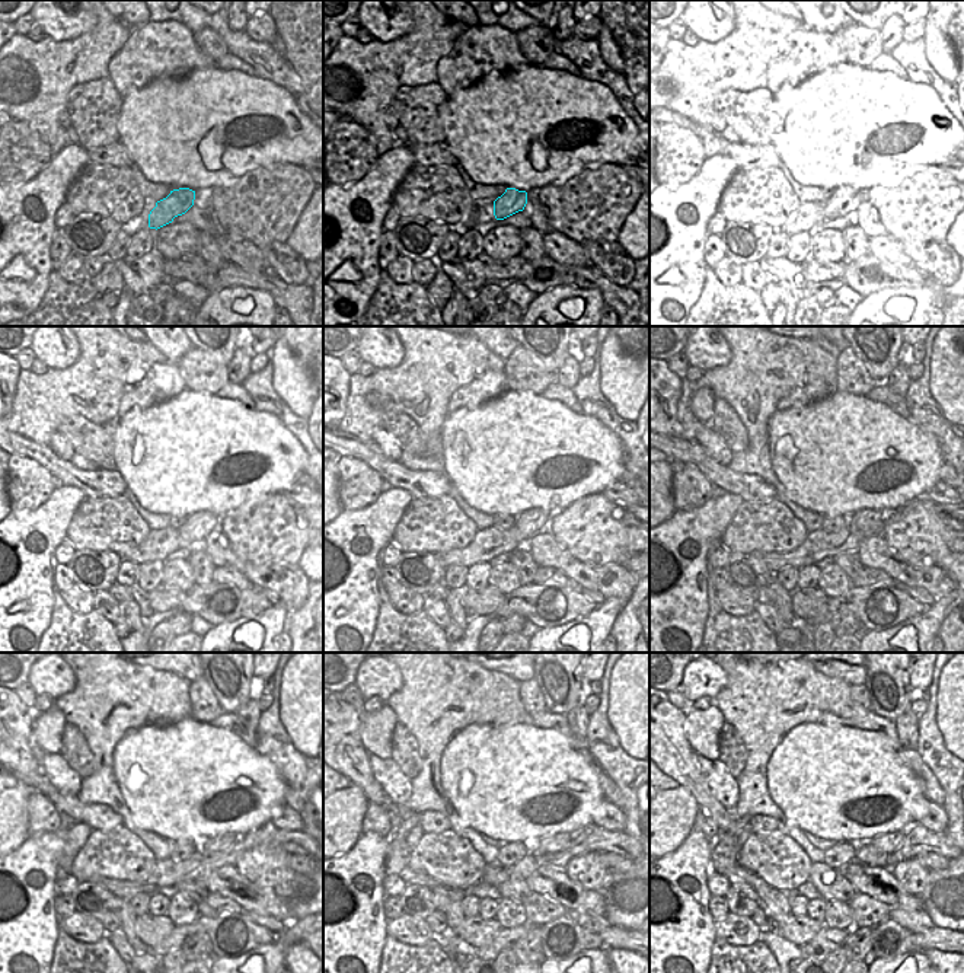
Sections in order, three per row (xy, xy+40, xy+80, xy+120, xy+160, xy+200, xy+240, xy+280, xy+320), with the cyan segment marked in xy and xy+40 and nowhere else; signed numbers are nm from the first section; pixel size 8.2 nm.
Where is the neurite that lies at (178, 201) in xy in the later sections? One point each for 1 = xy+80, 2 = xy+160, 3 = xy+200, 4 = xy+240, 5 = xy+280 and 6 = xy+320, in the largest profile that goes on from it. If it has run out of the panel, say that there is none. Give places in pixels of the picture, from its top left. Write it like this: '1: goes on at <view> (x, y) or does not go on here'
1: goes on at xy+80 (845, 200)
2: goes on at xy+160 (527, 523)
3: goes on at xy+200 (859, 520)
4: goes on at xy+240 (222, 842)
5: goes on at xy+280 (559, 841)
6: goes on at xy+320 (889, 842)

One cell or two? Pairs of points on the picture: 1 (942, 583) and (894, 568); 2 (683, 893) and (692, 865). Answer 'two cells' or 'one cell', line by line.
1: one cell
2: one cell

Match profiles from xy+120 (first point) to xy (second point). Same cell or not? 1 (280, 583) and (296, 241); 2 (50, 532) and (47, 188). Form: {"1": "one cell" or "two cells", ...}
{"1": "two cells", "2": "one cell"}

